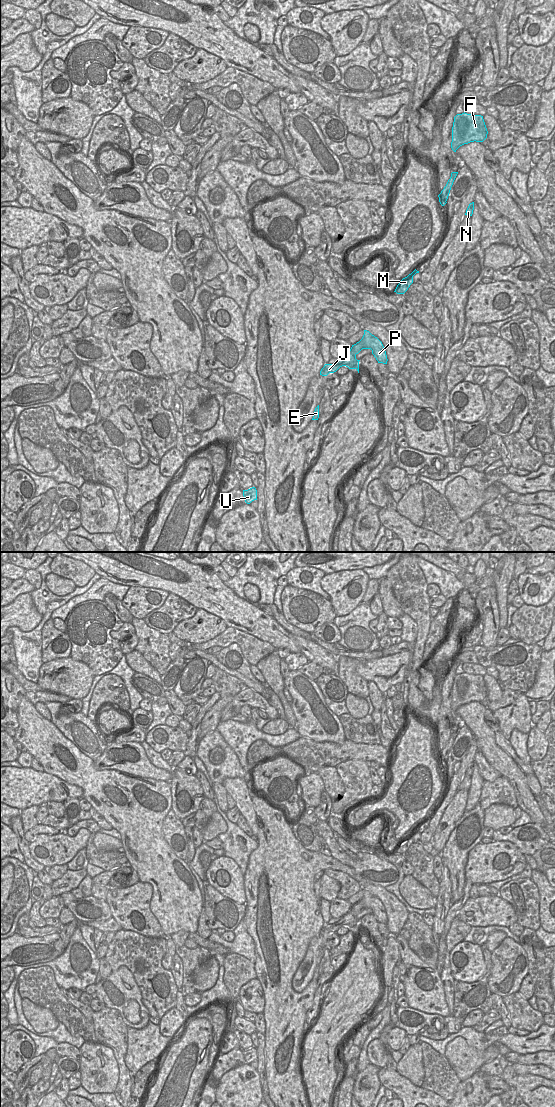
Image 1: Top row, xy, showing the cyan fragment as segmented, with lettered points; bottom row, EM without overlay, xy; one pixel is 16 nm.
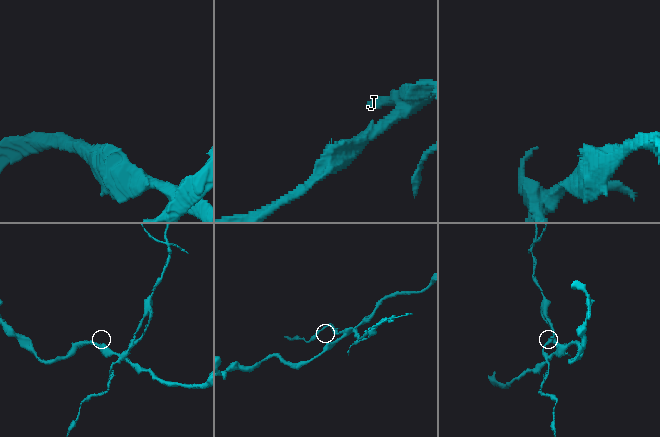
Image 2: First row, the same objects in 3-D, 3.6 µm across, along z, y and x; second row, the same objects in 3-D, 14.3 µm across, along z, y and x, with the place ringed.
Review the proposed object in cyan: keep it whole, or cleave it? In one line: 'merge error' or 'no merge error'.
merge error

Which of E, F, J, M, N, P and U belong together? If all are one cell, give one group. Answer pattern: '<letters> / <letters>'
E F J M N U / P

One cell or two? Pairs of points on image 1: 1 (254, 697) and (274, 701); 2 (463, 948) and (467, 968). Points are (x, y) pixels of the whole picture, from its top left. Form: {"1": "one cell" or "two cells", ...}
{"1": "two cells", "2": "one cell"}

